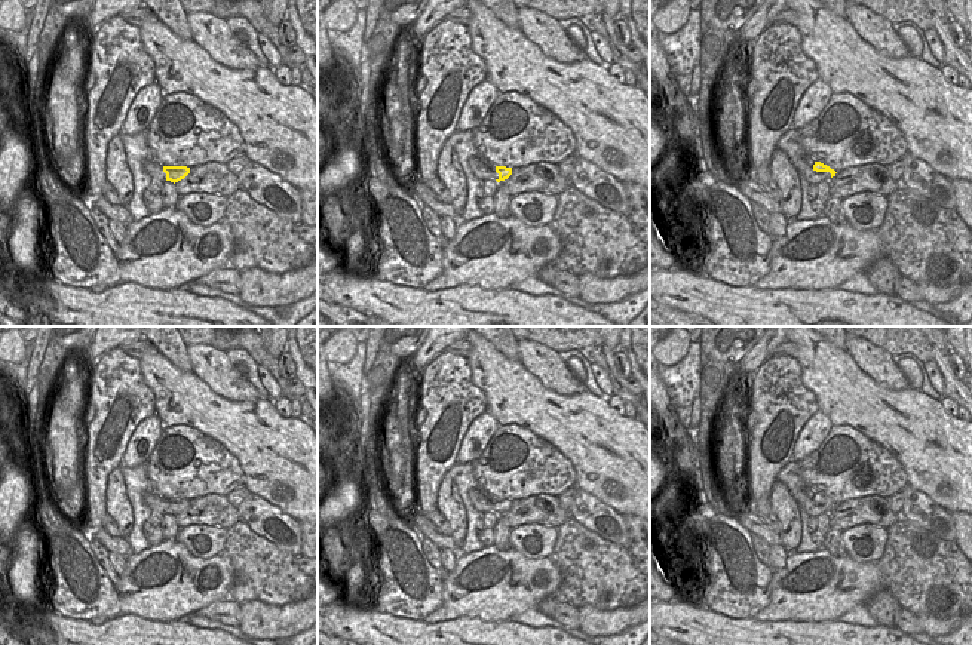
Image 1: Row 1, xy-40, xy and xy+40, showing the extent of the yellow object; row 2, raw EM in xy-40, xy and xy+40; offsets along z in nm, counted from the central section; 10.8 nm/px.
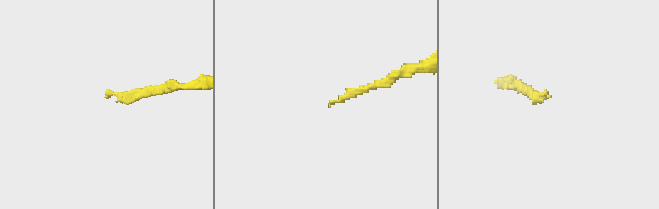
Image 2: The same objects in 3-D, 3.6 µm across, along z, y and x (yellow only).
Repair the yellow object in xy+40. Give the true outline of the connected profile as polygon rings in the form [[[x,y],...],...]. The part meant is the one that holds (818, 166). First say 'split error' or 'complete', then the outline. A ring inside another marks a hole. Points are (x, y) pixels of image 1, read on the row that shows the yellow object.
split error; [[[801,154],[794,163],[794,168],[809,184],[813,185],[819,184],[821,181],[830,181],[837,173],[834,169],[816,162],[809,154]]]

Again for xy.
split error; [[[479,156],[469,157],[469,166],[472,173],[482,182],[487,179],[500,182],[512,175],[512,168],[496,166]]]

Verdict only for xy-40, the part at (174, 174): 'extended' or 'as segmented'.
extended

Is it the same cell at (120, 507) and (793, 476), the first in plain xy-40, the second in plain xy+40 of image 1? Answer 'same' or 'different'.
different

